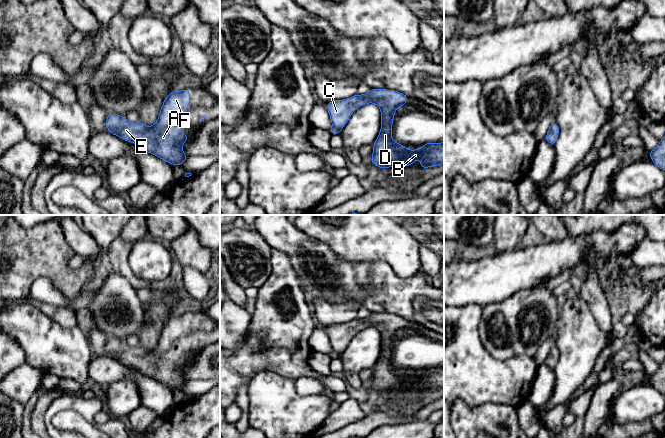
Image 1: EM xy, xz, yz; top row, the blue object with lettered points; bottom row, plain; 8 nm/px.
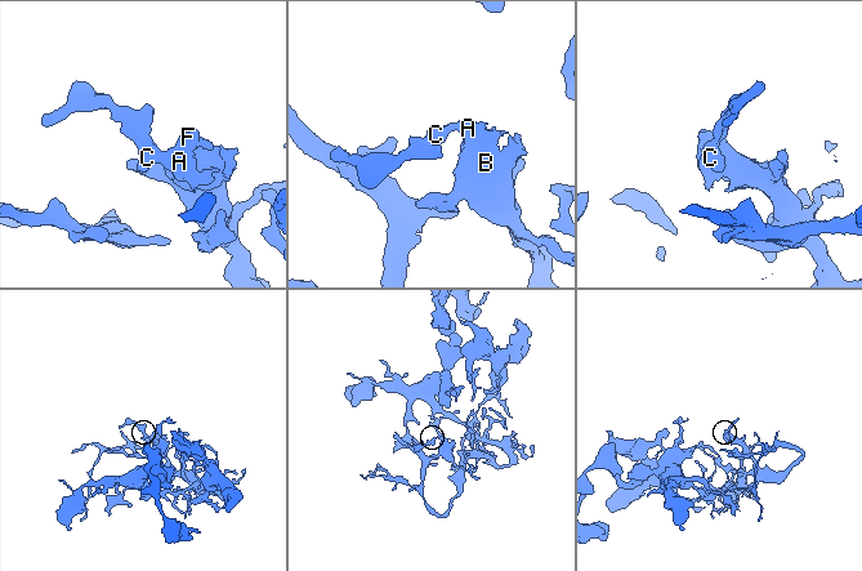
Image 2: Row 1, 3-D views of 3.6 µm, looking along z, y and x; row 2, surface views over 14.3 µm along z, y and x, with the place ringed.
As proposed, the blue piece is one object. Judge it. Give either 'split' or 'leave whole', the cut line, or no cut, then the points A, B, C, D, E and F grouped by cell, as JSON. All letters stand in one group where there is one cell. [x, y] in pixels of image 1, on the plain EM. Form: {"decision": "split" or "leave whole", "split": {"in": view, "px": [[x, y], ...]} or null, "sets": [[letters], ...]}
{"decision": "leave whole", "split": null, "sets": [["A", "B", "C", "D", "E", "F"]]}

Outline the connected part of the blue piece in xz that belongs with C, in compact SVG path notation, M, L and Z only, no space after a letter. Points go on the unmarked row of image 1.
M371 313L363 319L357 317L347 323L330 325L327 329L332 346L329 356L332 359L339 358L357 332L374 327L381 335L381 353L373 368L371 380L371 386L375 390L384 394L392 390L413 390L414 384L420 384L419 391L424 393L444 388L444 366L425 367L419 373L410 374L393 365L395 335L400 330L406 330L408 320L396 314Z

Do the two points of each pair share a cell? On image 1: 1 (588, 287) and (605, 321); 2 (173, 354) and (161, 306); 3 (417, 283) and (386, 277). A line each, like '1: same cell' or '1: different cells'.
1: same cell
2: different cells
3: same cell

